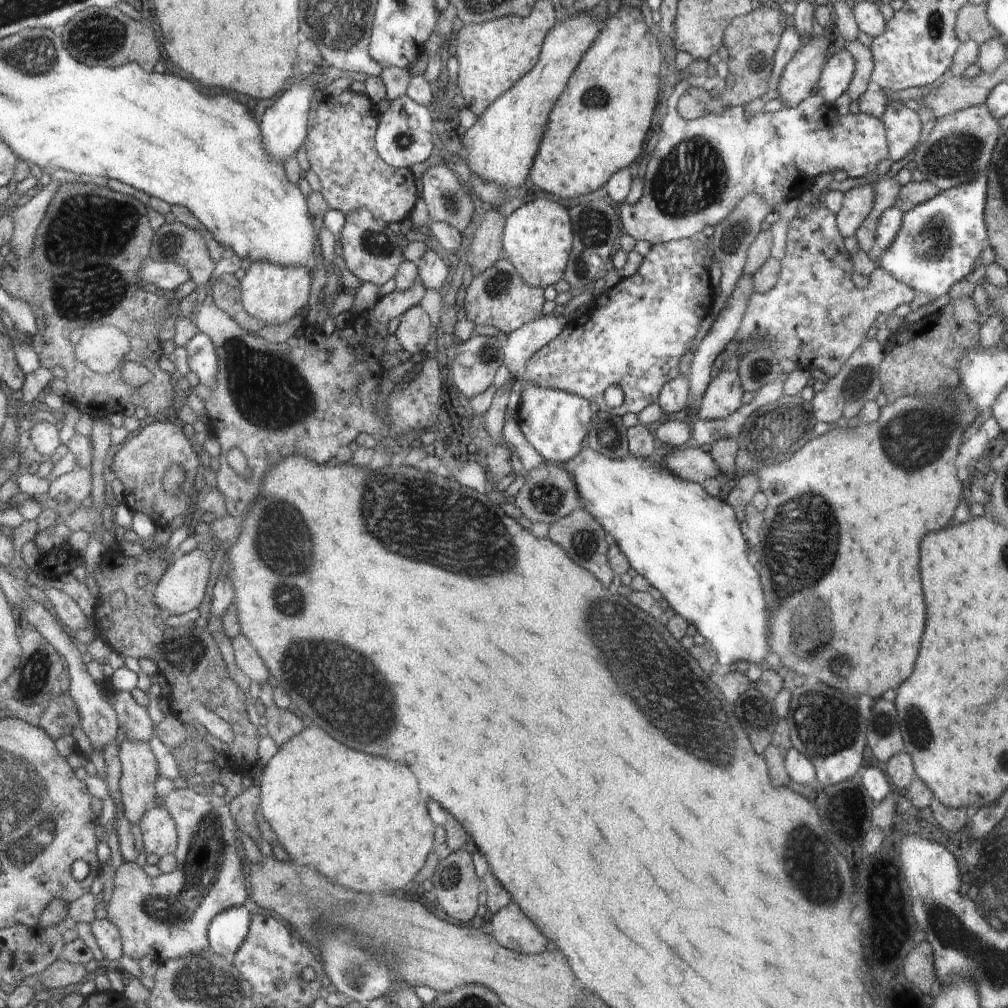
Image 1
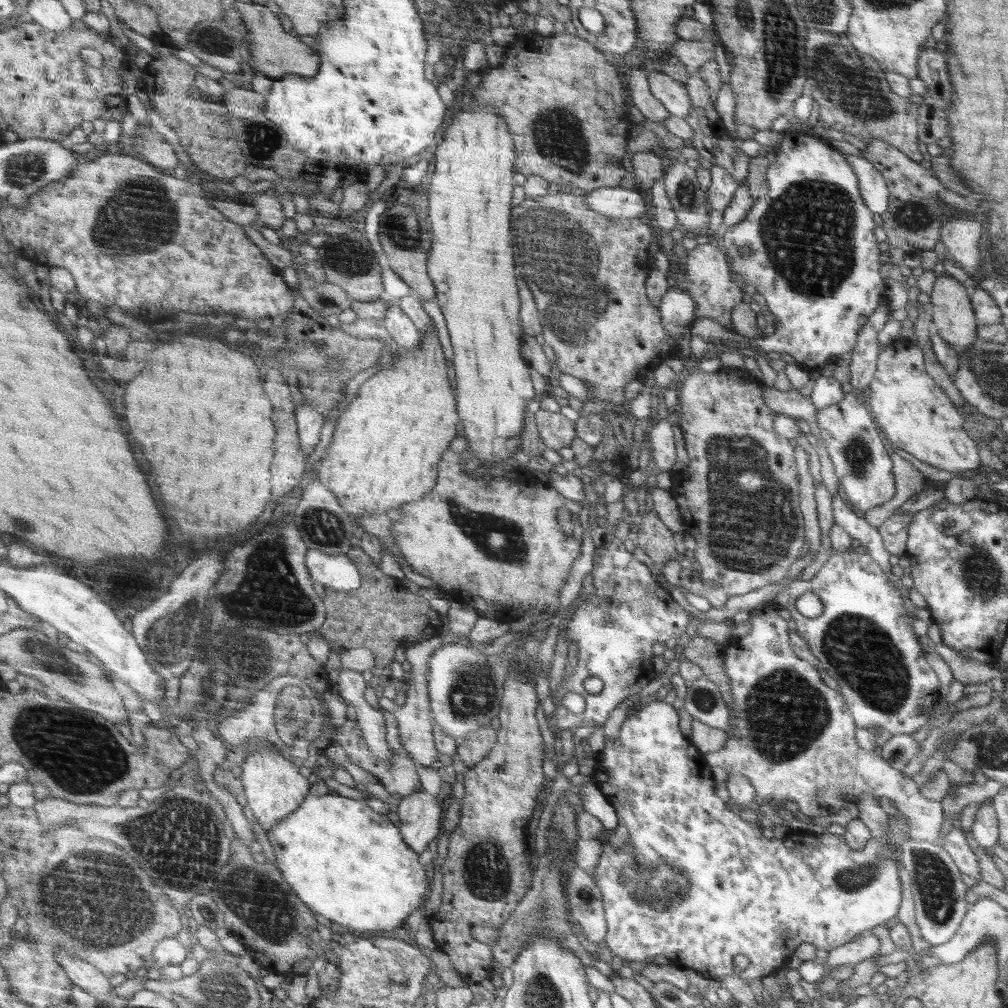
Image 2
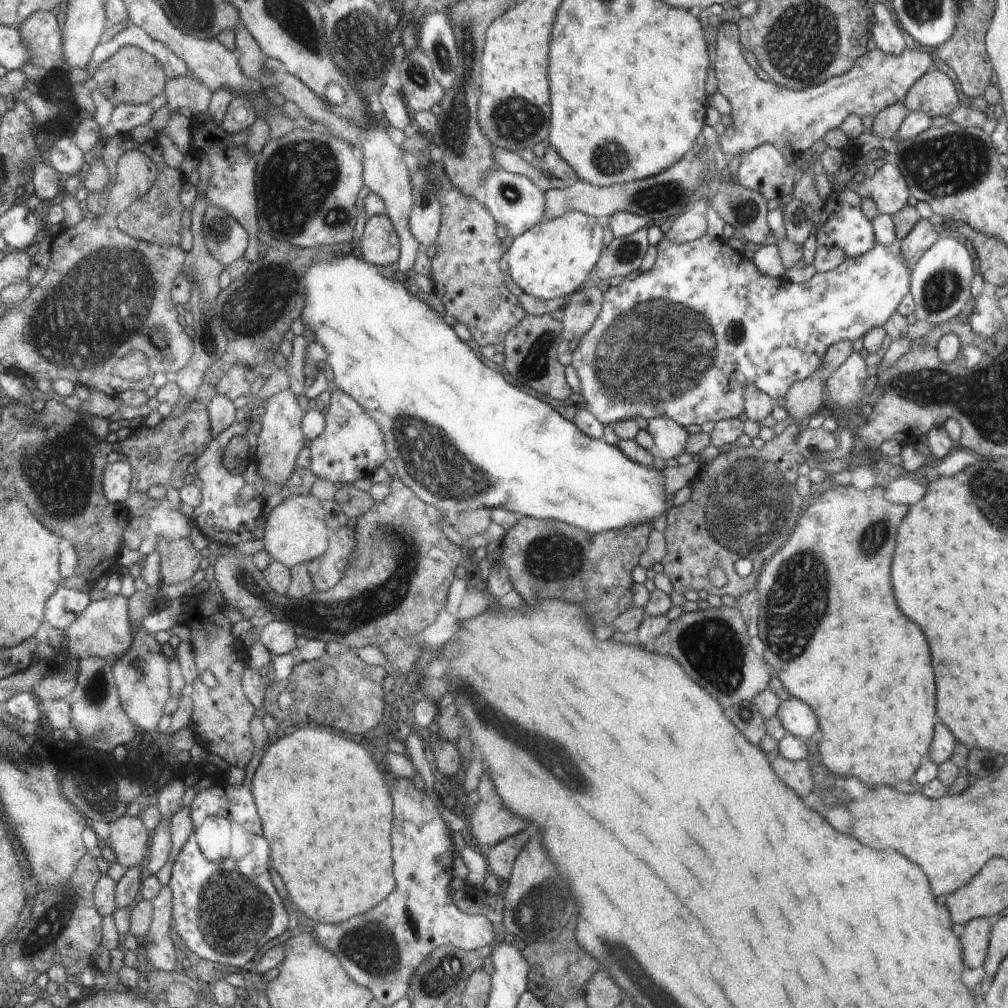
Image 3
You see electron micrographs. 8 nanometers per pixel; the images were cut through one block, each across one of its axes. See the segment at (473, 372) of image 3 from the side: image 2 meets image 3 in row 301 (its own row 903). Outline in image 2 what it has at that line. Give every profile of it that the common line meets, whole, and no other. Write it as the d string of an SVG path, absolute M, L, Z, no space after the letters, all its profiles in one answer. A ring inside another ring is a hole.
M308 795L292 814L266 832L274 850L274 860L282 876L298 898L314 913L330 919L336 926L354 930L392 930L398 928L412 910L420 906L426 894L426 870L418 864L418 853L412 849L398 828L366 806L366 800L338 795Z

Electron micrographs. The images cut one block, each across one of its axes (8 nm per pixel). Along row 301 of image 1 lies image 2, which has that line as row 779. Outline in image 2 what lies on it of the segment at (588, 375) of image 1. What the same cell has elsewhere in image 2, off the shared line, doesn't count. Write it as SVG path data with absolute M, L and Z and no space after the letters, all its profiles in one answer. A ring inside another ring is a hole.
M663 700L652 701L642 706L640 710L627 716L618 733L618 737L615 737L614 741L606 742L604 749L595 756L596 765L592 774L592 781L615 808L618 817L615 829L602 830L602 833L596 836L596 839L601 842L602 853L596 864L595 873L592 875L594 882L600 887L607 922L607 934L604 940L612 954L619 956L627 963L648 962L658 955L664 955L680 967L694 969L704 978L716 981L718 978L736 972L734 957L740 954L750 961L746 970L738 972L741 980L749 984L753 979L775 976L781 969L787 969L792 954L802 943L830 952L851 943L852 940L870 932L876 926L885 925L888 920L898 915L899 908L903 904L903 883L900 880L898 856L901 856L902 844L913 839L912 824L908 823L907 817L903 814L899 814L898 817L888 817L888 835L871 837L860 850L852 850L850 845L846 844L846 838L843 835L833 835L813 828L783 839L775 837L768 839L762 835L760 824L756 821L744 820L740 815L730 812L724 806L724 802L718 796L714 796L714 782L710 776L710 768L706 766L704 758L690 756L690 754L700 754L700 752L680 732L678 712L669 703Z

